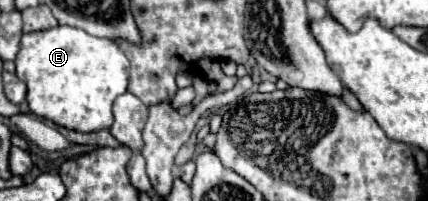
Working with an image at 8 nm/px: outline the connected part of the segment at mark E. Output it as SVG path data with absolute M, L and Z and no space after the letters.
M58 25L46 31L26 33L20 39L20 51L16 55L16 75L26 83L26 103L32 113L54 121L60 127L90 133L112 127L112 103L118 95L126 93L128 85L128 59L112 39L88 35L78 27Z

